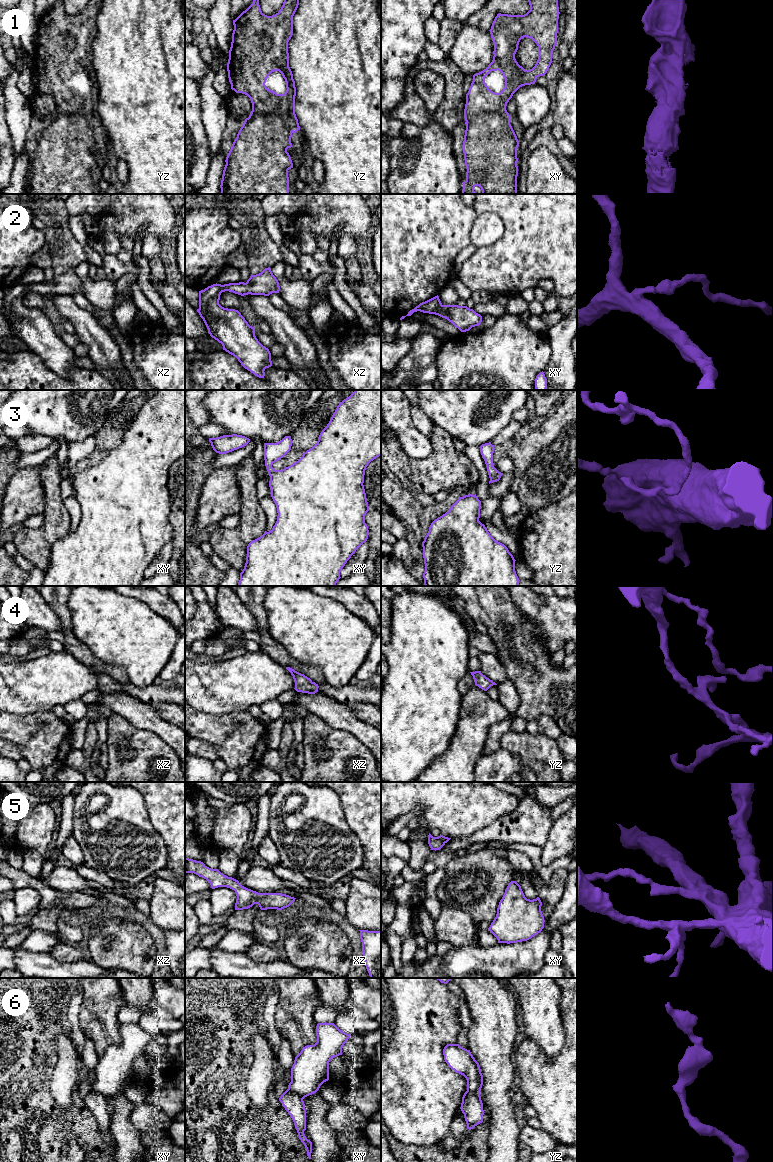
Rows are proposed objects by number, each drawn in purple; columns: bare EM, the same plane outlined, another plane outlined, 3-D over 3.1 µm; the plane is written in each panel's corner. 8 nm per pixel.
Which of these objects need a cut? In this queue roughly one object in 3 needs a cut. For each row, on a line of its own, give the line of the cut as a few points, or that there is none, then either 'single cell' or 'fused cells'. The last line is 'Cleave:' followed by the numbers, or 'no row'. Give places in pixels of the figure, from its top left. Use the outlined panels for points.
1: no cut | single cell
2: no cut | single cell
3: no cut | single cell
4: no cut | single cell
5: no cut | single cell
6: xy (288, 1088), (303, 1098) | fused cells
Cleave: 6

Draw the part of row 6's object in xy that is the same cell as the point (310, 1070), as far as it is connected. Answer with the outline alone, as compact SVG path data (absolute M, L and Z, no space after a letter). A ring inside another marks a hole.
M318 1023L317 1042L307 1045L295 1057L291 1068L291 1082L288 1089L303 1099L316 1093L329 1080L329 1062L342 1055L342 1048L350 1034L340 1030L334 1023Z

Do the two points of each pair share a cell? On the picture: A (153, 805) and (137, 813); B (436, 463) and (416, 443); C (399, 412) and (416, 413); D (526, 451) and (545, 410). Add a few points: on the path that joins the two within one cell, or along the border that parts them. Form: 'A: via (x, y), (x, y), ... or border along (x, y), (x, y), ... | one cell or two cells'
A: border along (139, 792), (143, 798), (149, 822), (155, 830) | two cells
B: border along (432, 446), (423, 458), (414, 458), (405, 451) | two cells
C: border along (407, 400), (410, 406), (412, 423), (422, 434) | two cells
D: border along (561, 400), (548, 416) | two cells

